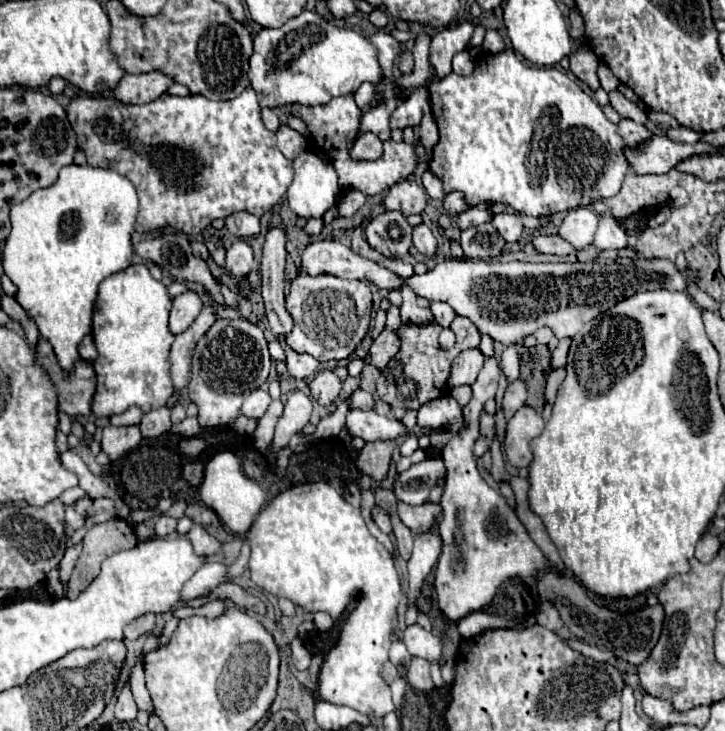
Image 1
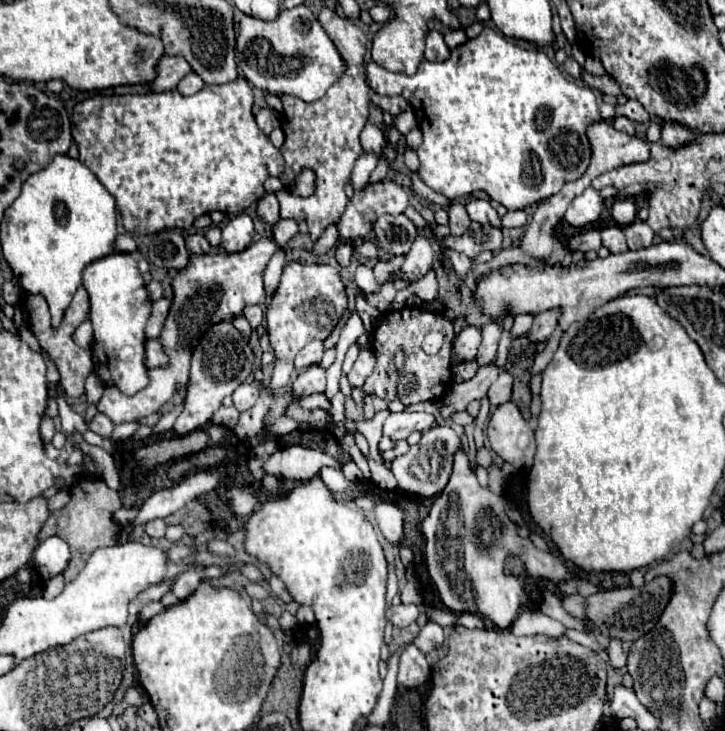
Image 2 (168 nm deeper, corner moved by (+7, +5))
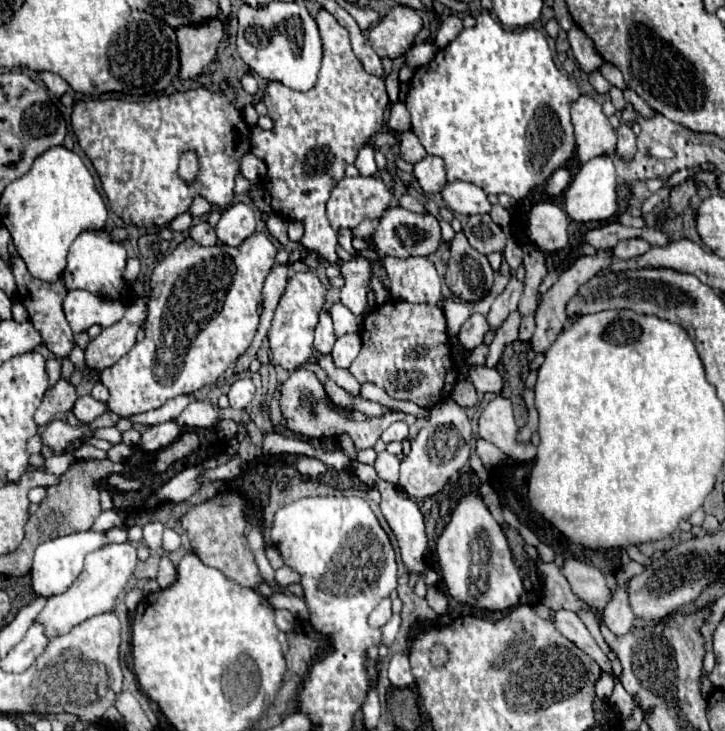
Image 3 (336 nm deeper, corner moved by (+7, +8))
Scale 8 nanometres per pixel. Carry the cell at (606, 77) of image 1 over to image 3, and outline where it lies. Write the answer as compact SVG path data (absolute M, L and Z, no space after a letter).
M593 70L593 72L589 72L587 76L589 76L589 84L595 88L595 92L599 92L599 94L607 94L607 92L609 92L611 84L601 76L599 70Z

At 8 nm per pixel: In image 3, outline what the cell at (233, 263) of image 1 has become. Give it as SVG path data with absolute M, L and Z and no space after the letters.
M237 202L233 206L229 206L217 228L217 238L227 244L227 246L239 246L243 240L247 240L253 232L255 232L255 214L253 208L249 208L243 202Z

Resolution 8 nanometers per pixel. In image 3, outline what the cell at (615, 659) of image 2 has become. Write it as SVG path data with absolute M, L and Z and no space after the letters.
M627 586L617 588L617 594L613 596L613 600L603 608L601 616L603 616L603 624L615 634L615 636L623 636L633 628L635 616L627 604Z

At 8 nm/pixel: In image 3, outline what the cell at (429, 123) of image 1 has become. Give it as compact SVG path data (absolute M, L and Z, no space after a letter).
M409 130L409 132L405 132L405 134L401 136L399 156L401 156L405 162L411 162L411 164L415 164L415 162L419 162L419 160L423 160L423 158L427 156L427 152L425 152L425 148L421 146L419 138L415 136L415 132Z

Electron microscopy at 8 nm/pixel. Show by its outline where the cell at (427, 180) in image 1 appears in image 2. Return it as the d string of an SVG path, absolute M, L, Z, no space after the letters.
M451 205L449 207L449 227L451 227L451 235L459 237L463 235L463 231L467 231L467 227L471 225L471 219L465 211L463 205Z

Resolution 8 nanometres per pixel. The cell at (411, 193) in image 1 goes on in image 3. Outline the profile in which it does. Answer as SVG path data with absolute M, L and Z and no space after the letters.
M355 176L355 178L343 178L339 180L339 184L331 190L331 200L327 202L327 218L333 226L333 230L341 230L341 228L349 228L355 230L363 220L377 220L381 218L387 208L391 206L393 194L389 192L387 184L381 178L363 178L363 176Z

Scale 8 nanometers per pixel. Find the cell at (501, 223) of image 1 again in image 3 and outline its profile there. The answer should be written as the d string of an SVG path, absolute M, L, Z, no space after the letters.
M455 182L455 184L447 184L441 190L441 196L445 200L445 204L463 216L473 216L473 214L489 214L491 204L487 200L487 194L469 182Z

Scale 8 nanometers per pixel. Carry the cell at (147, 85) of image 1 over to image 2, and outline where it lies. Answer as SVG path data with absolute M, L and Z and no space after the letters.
M167 55L157 65L157 77L151 83L153 91L167 91L175 89L177 83L191 73L191 65L181 55Z

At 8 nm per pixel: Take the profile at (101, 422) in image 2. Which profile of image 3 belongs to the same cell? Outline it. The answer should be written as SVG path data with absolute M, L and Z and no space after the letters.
M83 396L73 406L73 414L83 424L91 424L95 418L99 418L105 412L107 412L107 406L103 402L99 402L99 400L95 400L93 396Z

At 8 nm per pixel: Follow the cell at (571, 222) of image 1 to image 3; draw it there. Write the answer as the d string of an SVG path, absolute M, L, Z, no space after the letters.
M599 156L589 160L571 180L565 192L565 212L575 222L591 222L591 220L607 220L617 212L617 174L613 168L611 156Z

